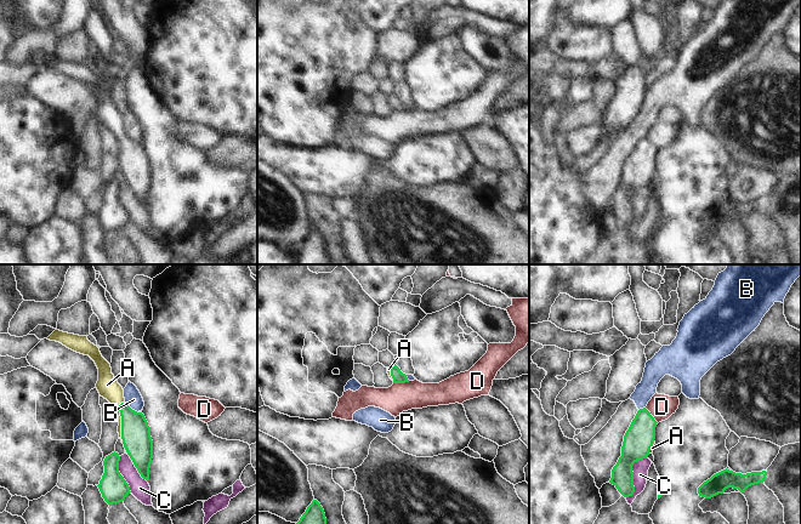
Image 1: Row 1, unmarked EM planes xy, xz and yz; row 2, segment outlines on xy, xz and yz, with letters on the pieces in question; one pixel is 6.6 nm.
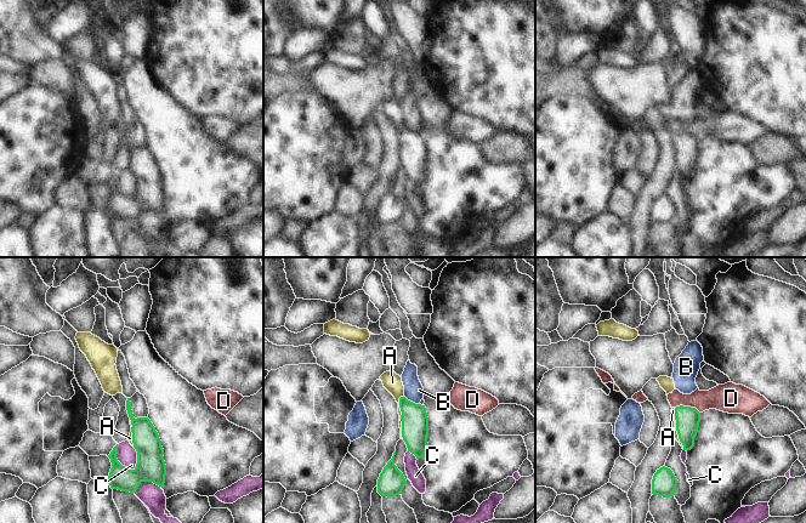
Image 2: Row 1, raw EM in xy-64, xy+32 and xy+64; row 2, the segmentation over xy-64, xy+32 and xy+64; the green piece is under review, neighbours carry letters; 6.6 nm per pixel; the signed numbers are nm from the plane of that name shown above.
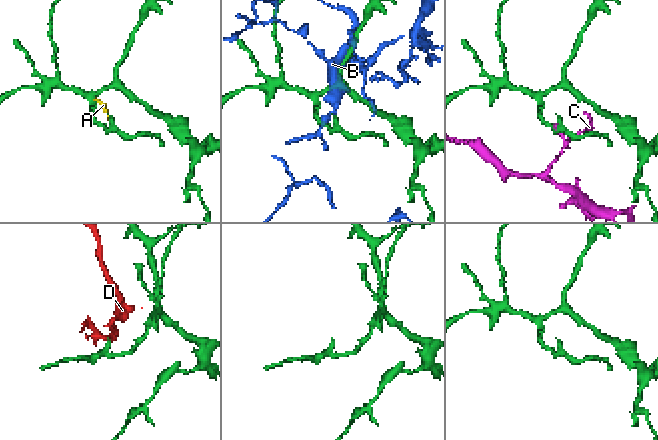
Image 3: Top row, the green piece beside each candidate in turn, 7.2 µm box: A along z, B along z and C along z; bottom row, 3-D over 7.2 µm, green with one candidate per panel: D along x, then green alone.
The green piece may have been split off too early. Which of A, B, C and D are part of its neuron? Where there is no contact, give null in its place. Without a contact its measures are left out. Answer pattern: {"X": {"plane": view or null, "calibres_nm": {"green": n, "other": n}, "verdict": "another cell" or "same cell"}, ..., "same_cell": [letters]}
{"A": {"plane": "xy", "calibres_nm": {"green": 190, "other": 140}, "verdict": "same cell"}, "B": {"plane": "xy", "calibres_nm": {"green": 190, "other": 110}, "verdict": "another cell"}, "C": {"plane": "yz", "calibres_nm": {"green": 190, "other": 110}, "verdict": "another cell"}, "D": {"plane": "xz", "calibres_nm": {"green": 80, "other": 190}, "verdict": "another cell"}, "same_cell": ["A"]}

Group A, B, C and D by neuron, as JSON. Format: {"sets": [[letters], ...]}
{"sets": [["A"], ["B"], ["C"], ["D"]]}

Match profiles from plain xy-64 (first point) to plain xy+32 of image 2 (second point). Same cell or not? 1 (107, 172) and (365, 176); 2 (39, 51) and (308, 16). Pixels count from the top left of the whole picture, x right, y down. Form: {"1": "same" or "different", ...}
{"1": "same", "2": "different"}

